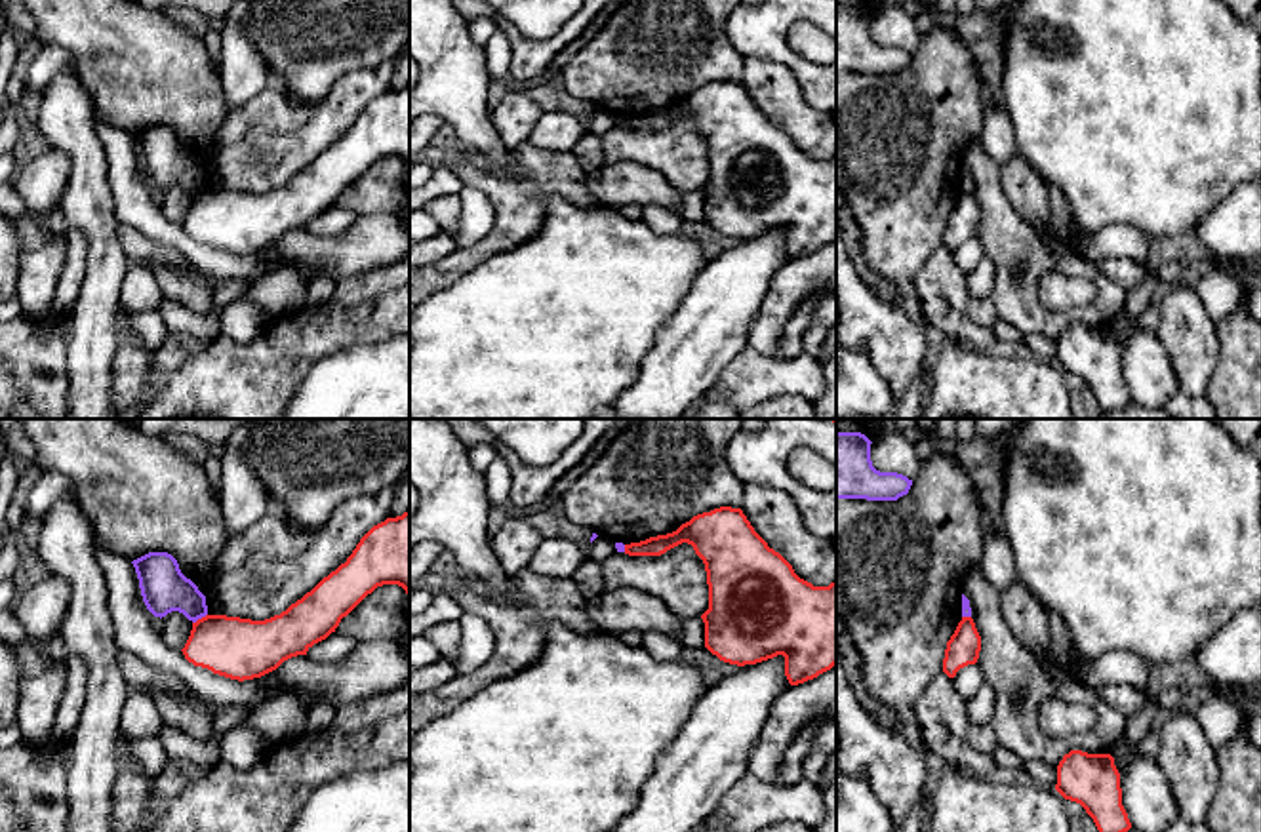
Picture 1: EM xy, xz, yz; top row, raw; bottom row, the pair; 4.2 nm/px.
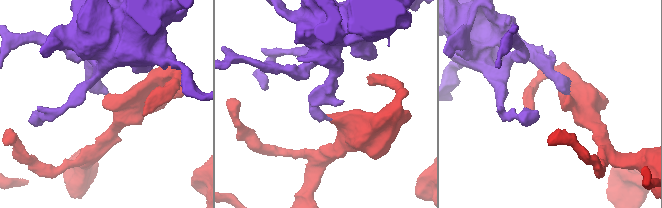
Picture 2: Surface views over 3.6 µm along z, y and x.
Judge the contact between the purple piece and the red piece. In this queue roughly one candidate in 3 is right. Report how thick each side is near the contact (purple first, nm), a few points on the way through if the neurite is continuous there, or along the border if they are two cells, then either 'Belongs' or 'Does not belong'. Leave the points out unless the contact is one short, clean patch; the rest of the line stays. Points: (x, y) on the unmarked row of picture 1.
Thickness 200 nm (purple) against 260 nm. Boundary: xy (206, 187), (193, 197). Does not belong

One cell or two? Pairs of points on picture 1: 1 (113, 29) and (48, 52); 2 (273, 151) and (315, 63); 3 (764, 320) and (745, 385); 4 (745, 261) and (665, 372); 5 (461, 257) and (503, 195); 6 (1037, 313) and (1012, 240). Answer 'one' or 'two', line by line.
1: two
2: two
3: two
4: one
5: one
6: one

